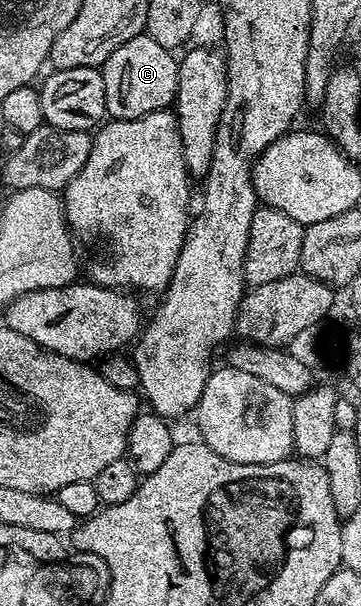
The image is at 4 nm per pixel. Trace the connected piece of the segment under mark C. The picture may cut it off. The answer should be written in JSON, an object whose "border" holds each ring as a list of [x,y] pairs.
{"border":[[[146,32],[120,43],[100,66],[104,79],[107,114],[115,121],[140,119],[161,109],[170,109],[178,90],[178,57]]]}

